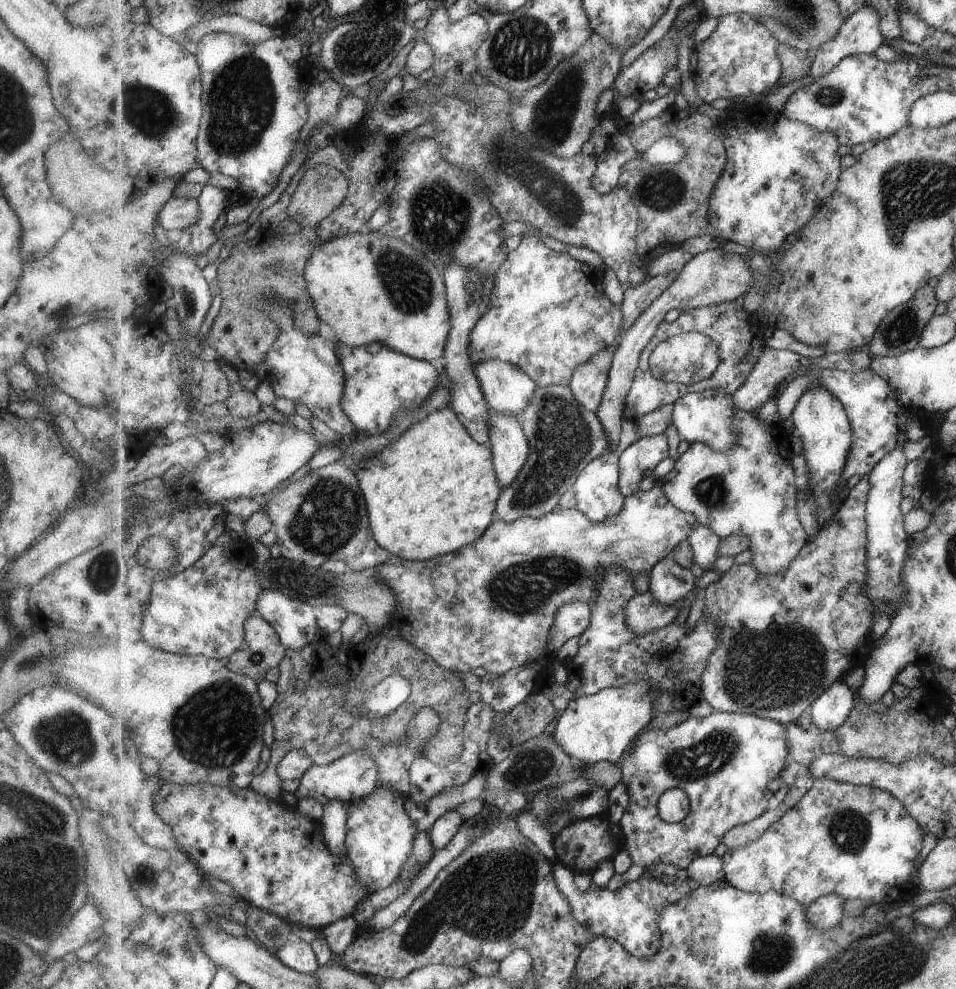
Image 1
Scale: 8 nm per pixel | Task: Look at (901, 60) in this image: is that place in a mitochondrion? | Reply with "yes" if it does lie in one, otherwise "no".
no

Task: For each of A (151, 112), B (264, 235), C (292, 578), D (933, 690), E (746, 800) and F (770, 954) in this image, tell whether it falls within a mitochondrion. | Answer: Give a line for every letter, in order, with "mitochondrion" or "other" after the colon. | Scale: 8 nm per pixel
A: mitochondrion
B: other
C: mitochondrion
D: other
E: other
F: mitochondrion

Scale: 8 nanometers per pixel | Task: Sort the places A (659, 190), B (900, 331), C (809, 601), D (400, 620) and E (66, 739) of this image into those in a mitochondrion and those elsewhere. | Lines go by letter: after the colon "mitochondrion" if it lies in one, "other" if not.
A: mitochondrion
B: mitochondrion
C: other
D: other
E: mitochondrion

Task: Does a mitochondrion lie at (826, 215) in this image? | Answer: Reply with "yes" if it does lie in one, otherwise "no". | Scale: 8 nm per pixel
no

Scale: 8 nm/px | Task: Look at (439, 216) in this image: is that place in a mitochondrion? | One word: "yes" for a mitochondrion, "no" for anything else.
yes

